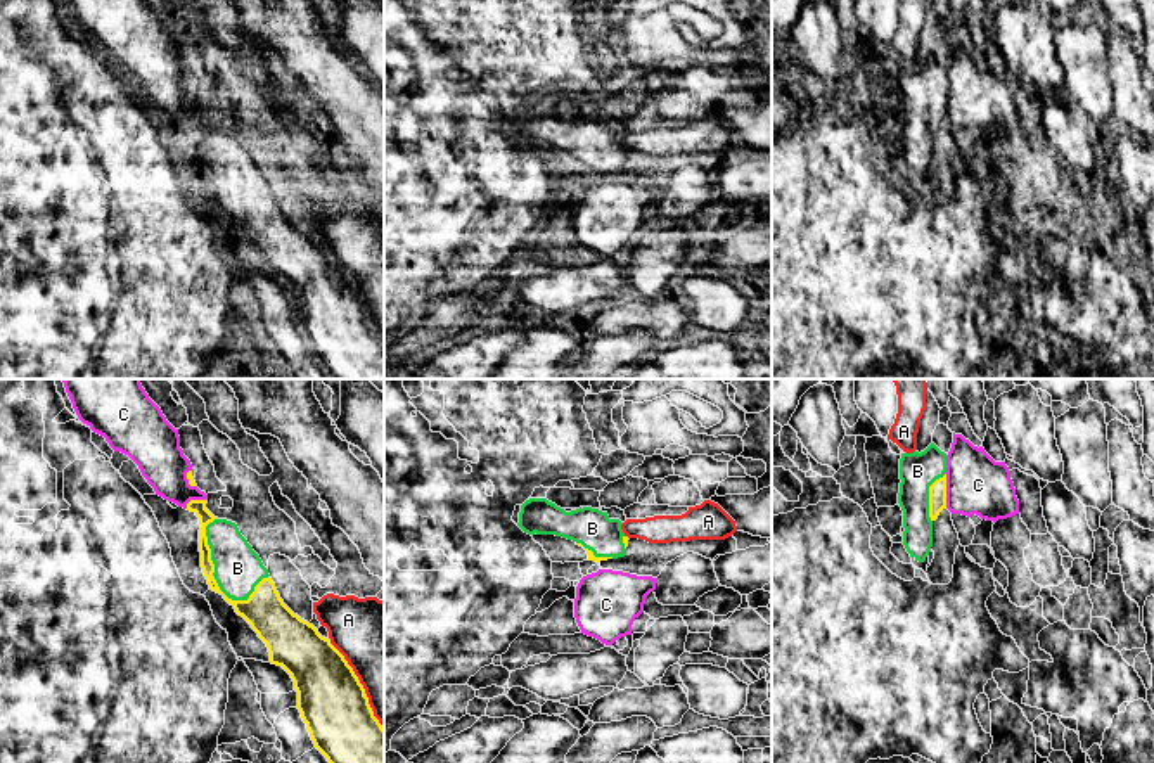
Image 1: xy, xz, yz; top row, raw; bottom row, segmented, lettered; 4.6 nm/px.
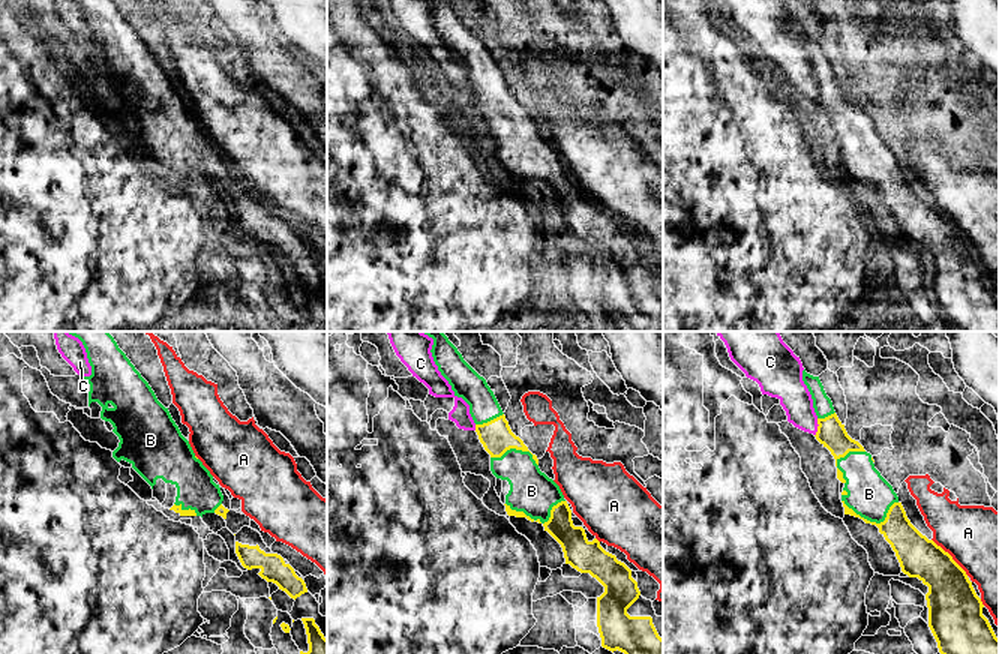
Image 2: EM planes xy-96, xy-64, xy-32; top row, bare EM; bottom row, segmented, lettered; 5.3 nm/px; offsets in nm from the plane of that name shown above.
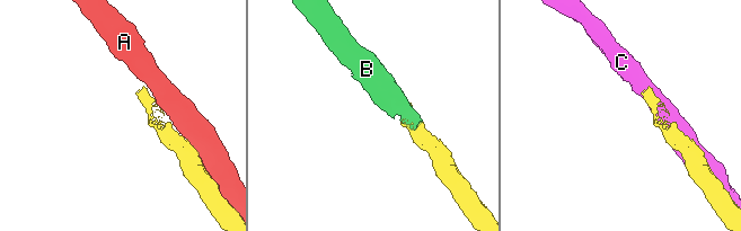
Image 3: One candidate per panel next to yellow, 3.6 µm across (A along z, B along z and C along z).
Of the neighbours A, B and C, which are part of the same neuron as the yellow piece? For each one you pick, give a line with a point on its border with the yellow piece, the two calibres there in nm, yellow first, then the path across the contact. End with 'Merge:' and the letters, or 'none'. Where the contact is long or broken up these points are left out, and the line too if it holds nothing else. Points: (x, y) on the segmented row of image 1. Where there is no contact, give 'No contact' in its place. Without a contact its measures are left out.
B: Touches yellow at xy (213, 566). Thickness 80 nm (yellow) against 220 nm
Merge: B

